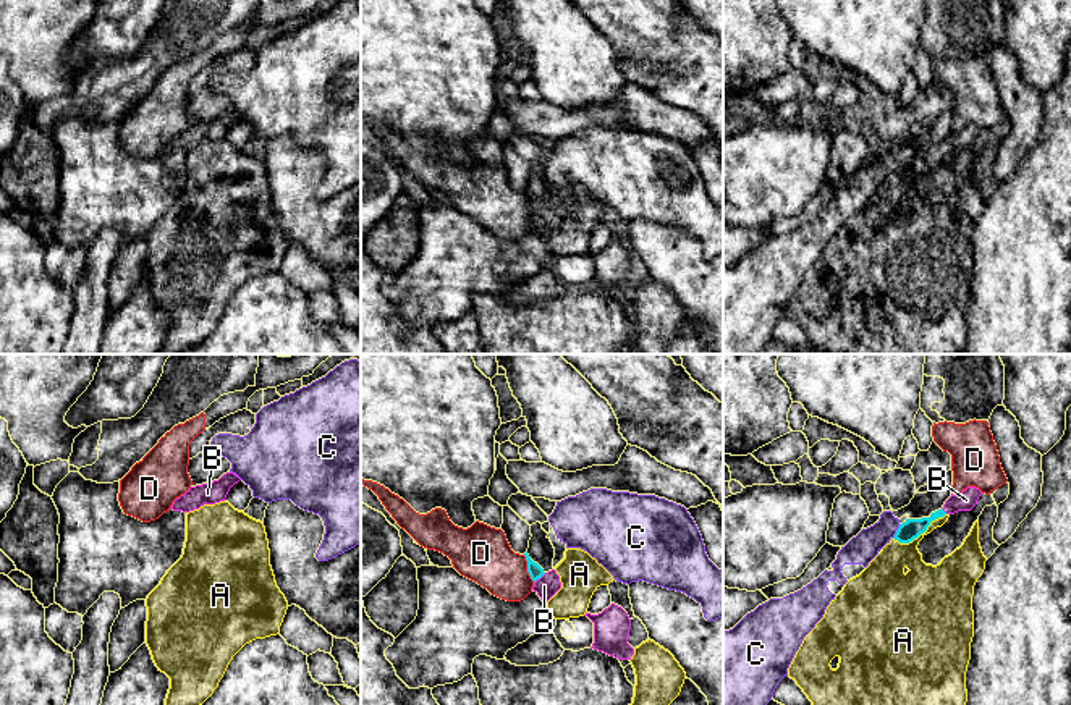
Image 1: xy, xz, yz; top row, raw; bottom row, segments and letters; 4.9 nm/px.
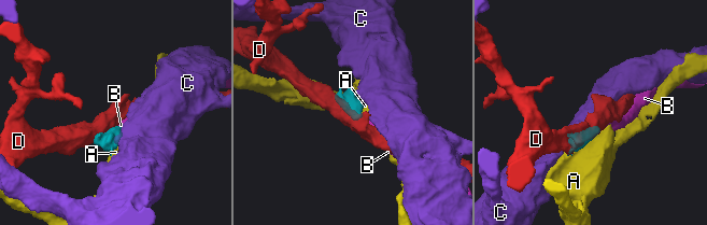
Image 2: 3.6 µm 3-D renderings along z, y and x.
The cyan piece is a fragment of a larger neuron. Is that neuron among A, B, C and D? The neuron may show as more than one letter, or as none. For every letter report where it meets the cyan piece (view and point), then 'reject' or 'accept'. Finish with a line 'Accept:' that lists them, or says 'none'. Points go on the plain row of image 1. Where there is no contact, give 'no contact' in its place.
A: yz (919, 172) | reject
B: xz (539, 215) | accept
C: yz (897, 168) | reject
D: xz (528, 206) | reject
Accept: B

